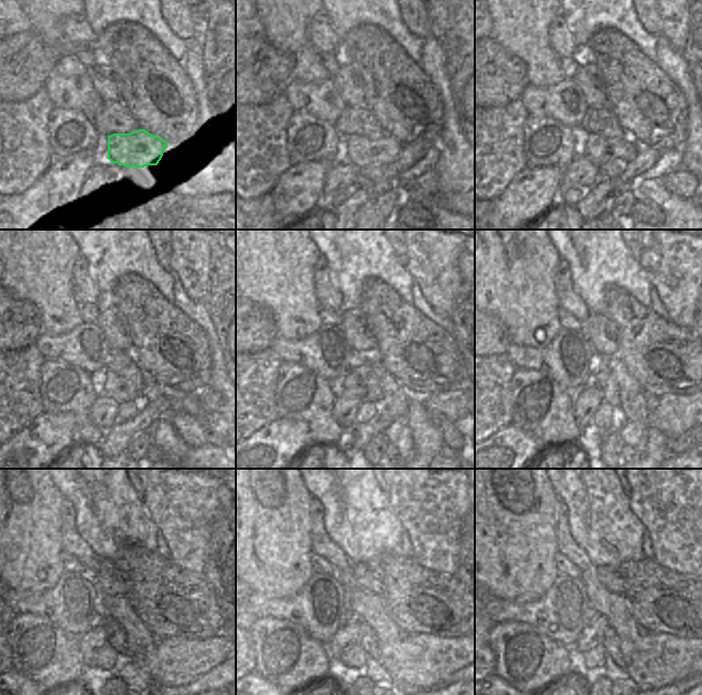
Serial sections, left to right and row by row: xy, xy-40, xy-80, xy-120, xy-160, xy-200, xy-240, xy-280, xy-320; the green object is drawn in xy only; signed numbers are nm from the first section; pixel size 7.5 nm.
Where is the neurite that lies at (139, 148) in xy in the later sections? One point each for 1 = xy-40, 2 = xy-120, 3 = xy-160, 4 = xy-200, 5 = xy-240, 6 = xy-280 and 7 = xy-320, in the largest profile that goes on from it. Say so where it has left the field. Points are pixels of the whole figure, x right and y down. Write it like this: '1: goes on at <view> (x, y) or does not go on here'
1: goes on at xy-40 (362, 152)
2: goes on at xy-120 (120, 390)
3: goes on at xy-160 (352, 387)
4: goes on at xy-200 (590, 381)
5: goes on at xy-240 (111, 617)
6: goes on at xy-280 (348, 616)
7: goes on at xy-320 (588, 615)

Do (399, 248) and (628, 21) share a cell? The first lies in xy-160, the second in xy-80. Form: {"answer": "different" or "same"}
{"answer": "different"}

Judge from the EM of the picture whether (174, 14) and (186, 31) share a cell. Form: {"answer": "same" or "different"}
{"answer": "same"}

